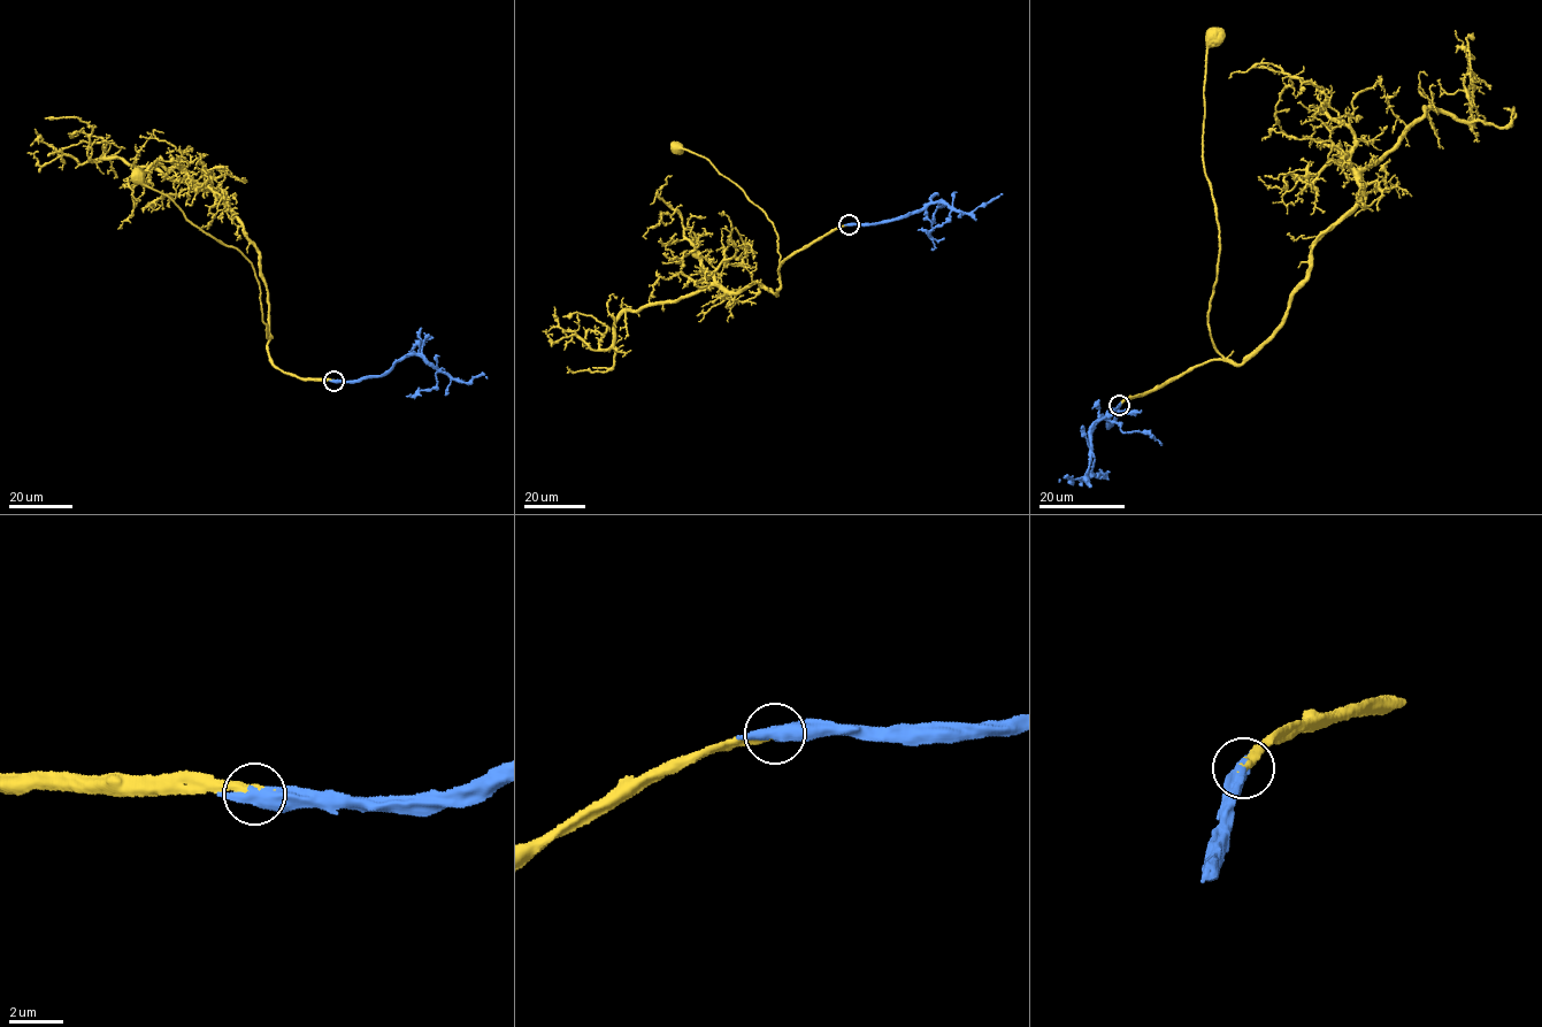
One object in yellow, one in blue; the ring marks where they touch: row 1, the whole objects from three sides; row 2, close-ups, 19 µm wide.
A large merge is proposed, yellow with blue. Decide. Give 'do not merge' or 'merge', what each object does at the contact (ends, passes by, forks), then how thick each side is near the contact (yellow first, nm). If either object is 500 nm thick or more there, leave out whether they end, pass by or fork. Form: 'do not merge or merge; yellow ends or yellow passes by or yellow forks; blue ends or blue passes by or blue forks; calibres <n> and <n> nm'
merge; yellow ends; blue passes by; calibres 340 and 480 nm

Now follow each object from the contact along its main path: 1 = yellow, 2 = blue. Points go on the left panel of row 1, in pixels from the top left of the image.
1: (332, 381), (306, 380), (274, 365), (251, 262), (237, 248), (200, 229), (138, 175)
2: (332, 381), (357, 382), (380, 376), (397, 361), (414, 354), (423, 357), (463, 382), (483, 375), (485, 377)

